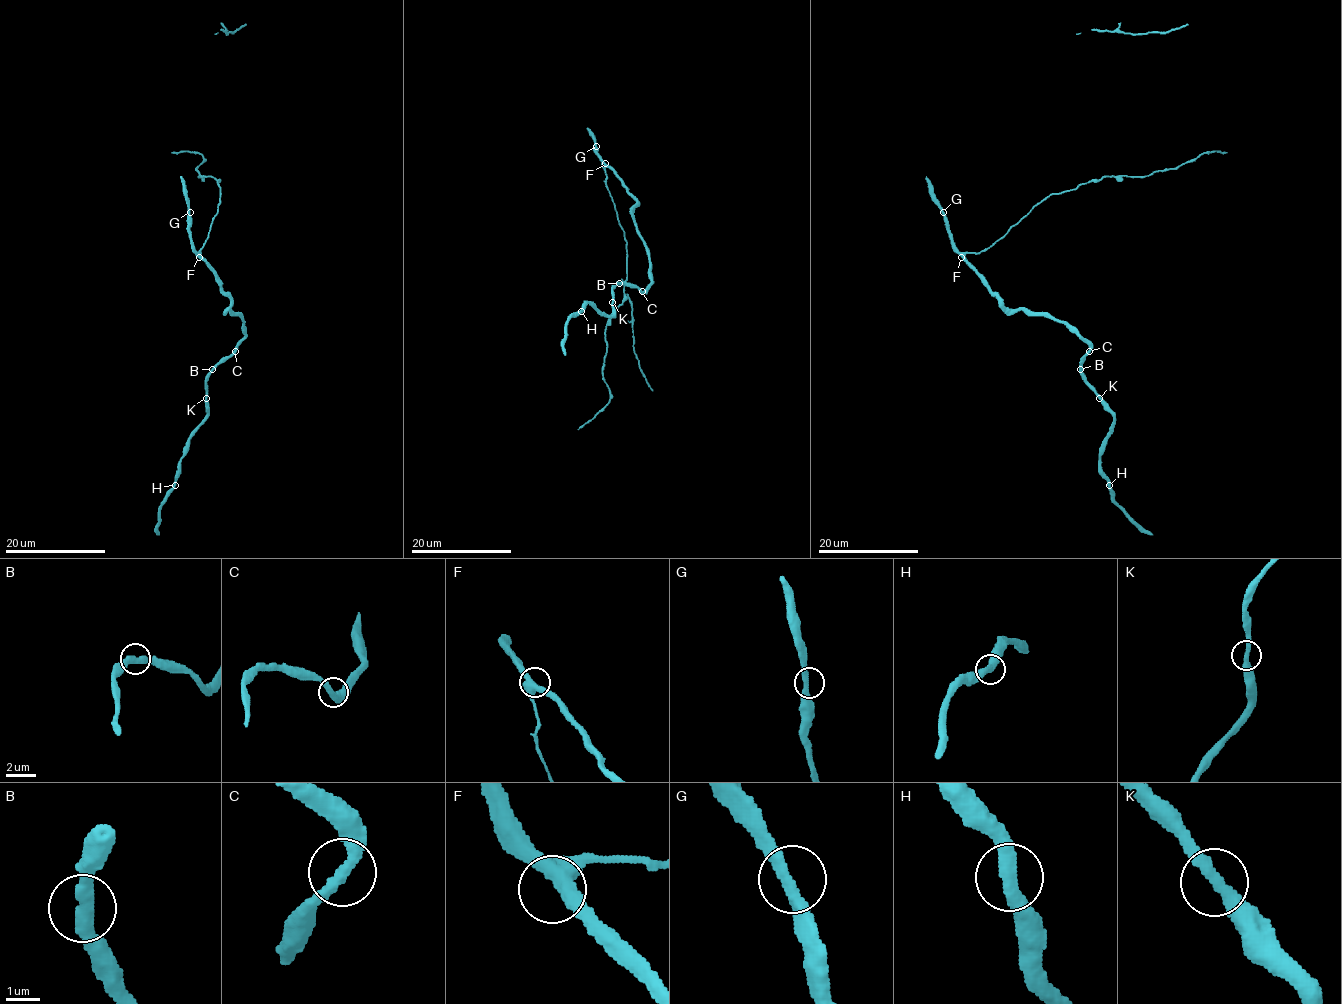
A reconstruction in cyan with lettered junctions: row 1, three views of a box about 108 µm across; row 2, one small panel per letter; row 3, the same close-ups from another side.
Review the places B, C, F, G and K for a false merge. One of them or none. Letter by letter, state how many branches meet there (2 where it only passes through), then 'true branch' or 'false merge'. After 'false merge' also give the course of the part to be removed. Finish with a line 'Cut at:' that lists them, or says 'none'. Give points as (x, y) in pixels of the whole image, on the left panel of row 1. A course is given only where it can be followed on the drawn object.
B: branches 2; true branch
C: branches 2; true branch
F: branches 3; true branch
G: branches 2; true branch
K: branches 2; true branch
Cut at: none

